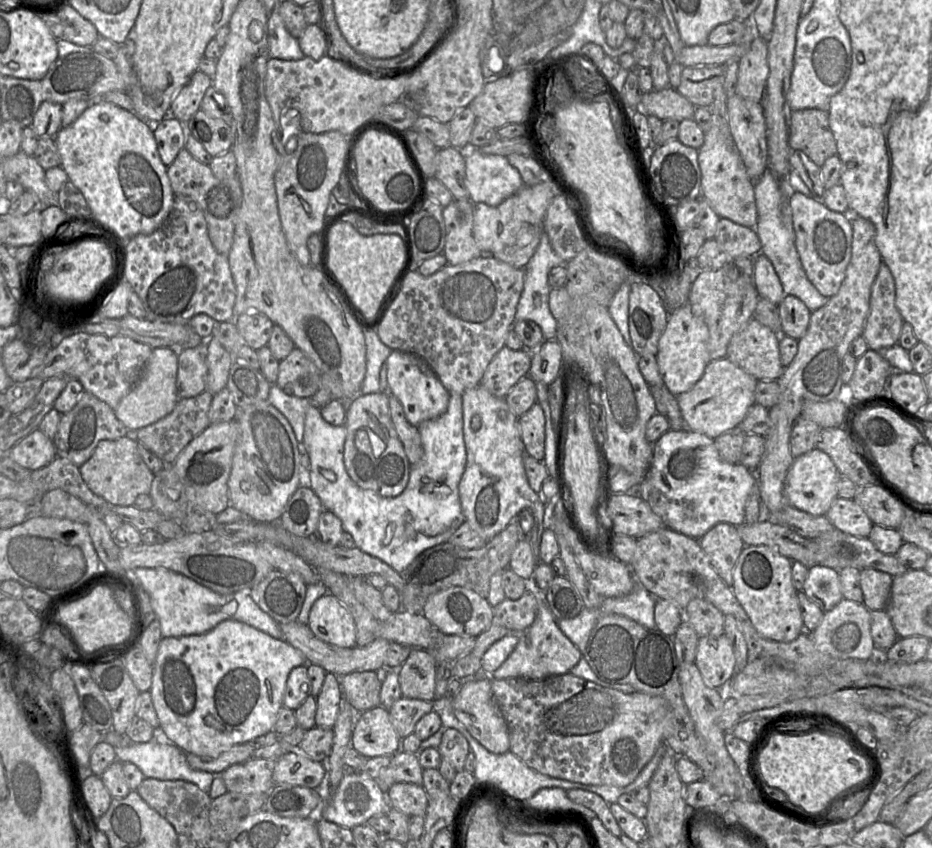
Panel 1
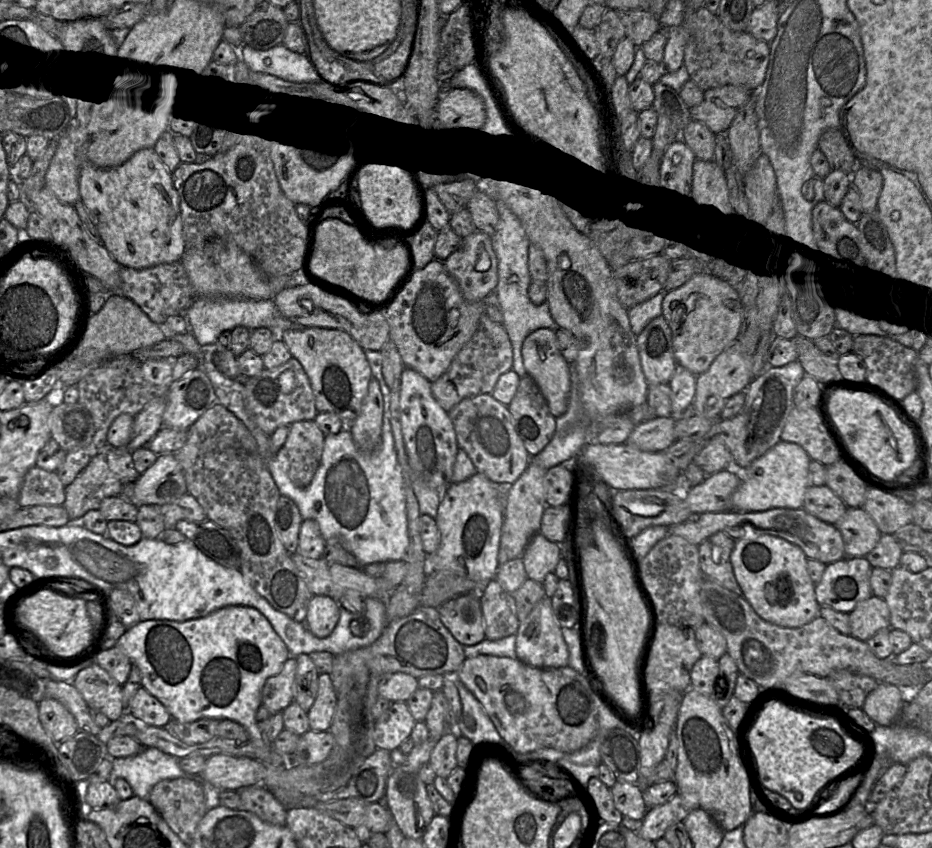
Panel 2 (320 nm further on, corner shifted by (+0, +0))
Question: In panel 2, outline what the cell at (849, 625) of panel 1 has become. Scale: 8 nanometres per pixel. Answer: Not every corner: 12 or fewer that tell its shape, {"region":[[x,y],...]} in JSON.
{"region":[[875,595],[849,613],[851,635],[867,641],[890,627],[890,610]]}

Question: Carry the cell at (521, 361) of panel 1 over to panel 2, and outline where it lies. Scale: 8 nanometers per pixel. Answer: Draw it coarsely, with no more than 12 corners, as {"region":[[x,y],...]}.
{"region":[[484,313],[448,370],[431,382],[448,412],[491,394],[512,366],[503,324]]}

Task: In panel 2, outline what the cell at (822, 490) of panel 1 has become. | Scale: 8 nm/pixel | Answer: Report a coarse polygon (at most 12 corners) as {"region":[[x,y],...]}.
{"region":[[780,440],[741,474],[731,510],[803,507],[811,458]]}

